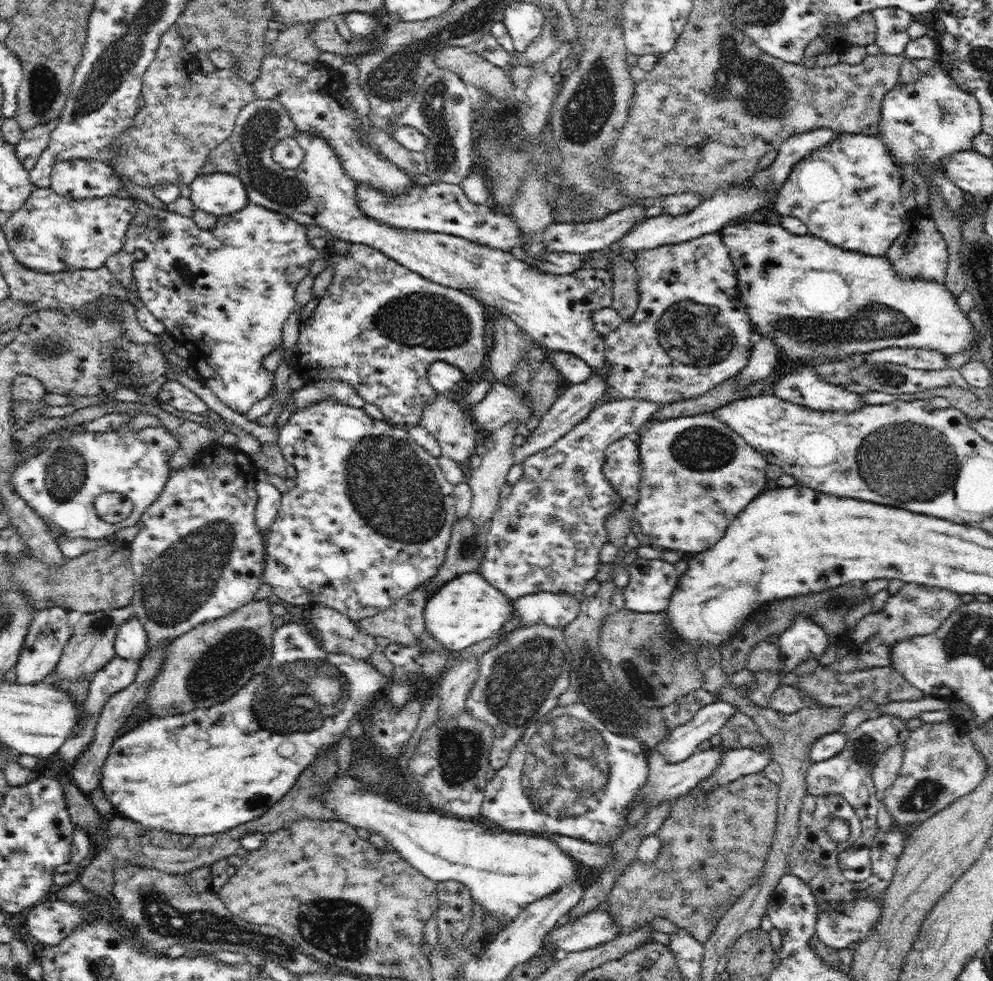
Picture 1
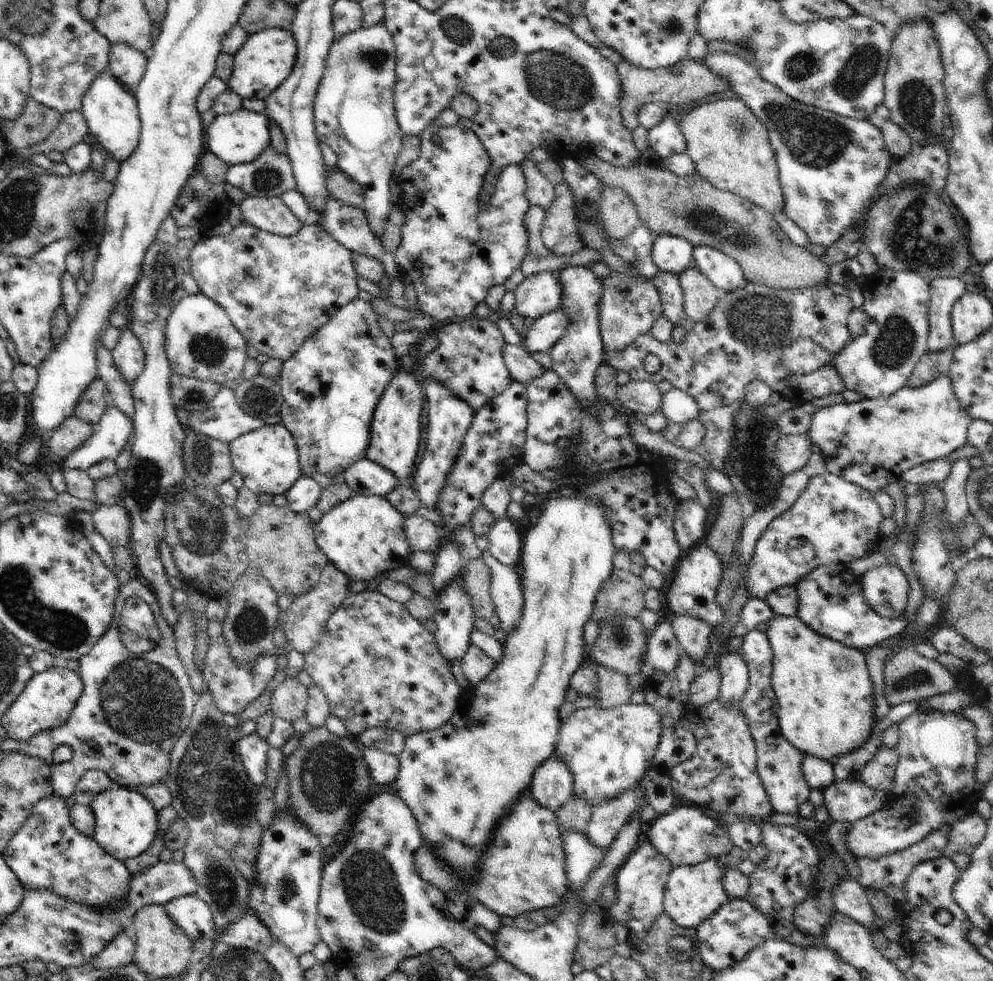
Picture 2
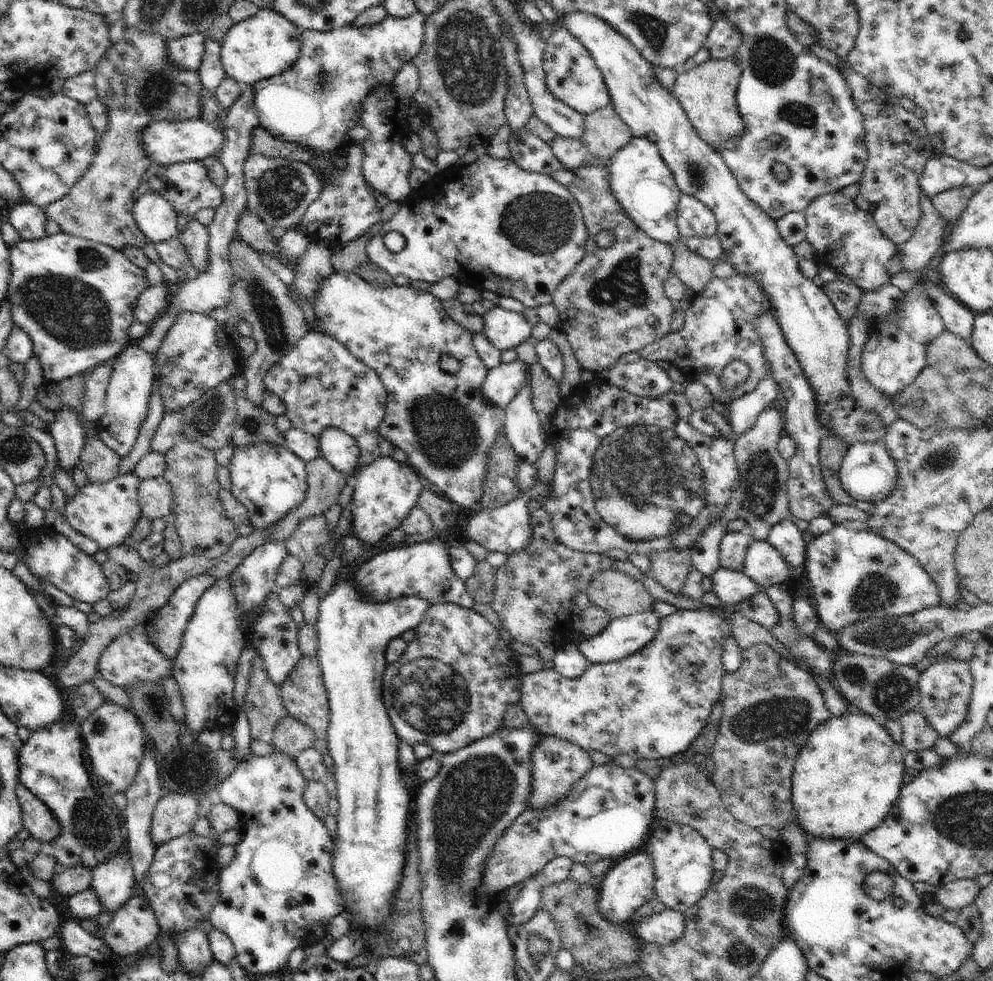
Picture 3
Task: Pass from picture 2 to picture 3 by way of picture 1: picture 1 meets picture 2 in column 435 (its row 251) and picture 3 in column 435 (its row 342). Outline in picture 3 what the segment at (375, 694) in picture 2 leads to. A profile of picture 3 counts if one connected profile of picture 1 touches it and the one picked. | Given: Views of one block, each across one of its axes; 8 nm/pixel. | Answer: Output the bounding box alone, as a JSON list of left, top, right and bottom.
[383,603,523,756]

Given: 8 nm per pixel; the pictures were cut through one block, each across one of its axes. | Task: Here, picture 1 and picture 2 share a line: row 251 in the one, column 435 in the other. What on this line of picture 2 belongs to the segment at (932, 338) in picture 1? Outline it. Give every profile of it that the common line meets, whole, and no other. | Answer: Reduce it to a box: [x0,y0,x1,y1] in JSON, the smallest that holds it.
[397,495,616,877]

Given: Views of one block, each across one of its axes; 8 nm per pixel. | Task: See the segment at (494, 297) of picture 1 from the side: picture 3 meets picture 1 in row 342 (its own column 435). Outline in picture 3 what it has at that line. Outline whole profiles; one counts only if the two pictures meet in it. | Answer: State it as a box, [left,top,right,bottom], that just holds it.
[353,533,474,609]

